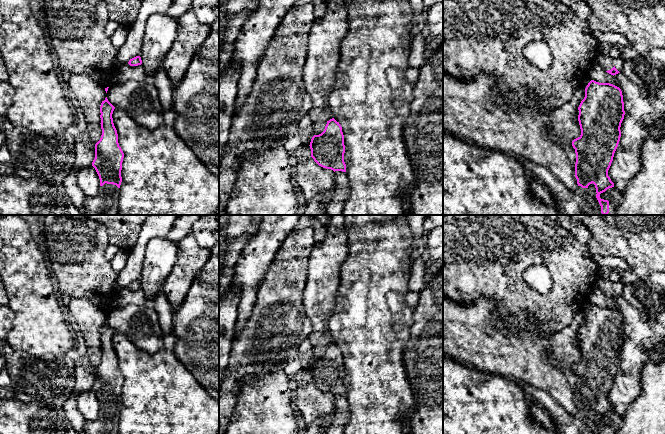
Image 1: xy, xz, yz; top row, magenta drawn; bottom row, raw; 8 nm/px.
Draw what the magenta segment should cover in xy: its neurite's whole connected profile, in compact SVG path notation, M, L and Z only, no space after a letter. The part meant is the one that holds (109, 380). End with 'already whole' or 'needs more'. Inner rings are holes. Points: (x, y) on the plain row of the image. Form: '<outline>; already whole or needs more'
M106 321L100 330L102 359L95 368L95 382L92 386L101 411L96 420L85 422L86 434L119 434L118 423L124 377L119 370L117 354L113 347L114 333Z; needs more

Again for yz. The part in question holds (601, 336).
M591 304L585 312L585 321L578 334L581 359L572 365L576 377L575 401L579 410L577 415L567 412L549 392L537 389L521 380L510 379L515 380L530 398L551 413L559 423L563 434L615 434L614 427L601 423L600 418L614 411L608 400L608 394L620 365L620 351L625 339L622 315L613 308Z; needs more

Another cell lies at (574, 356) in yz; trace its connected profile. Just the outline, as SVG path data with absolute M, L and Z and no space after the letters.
M443 295L443 356L472 365L479 371L521 380L545 390L564 410L577 415L576 377L572 365L581 359L578 331L591 304L589 302L578 310L571 324L562 331L540 335L538 326L529 323L525 312L516 316L507 315L501 331L494 326L499 321L493 299L481 298L474 304L464 305Z

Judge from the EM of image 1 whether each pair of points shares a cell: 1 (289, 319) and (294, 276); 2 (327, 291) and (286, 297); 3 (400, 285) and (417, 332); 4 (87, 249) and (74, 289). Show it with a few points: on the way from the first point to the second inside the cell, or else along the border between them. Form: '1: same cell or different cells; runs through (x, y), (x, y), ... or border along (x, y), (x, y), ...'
1: same cell; runs through (293, 308), (296, 305), (296, 287)
2: different cells; border along (308, 272), (302, 296), (302, 305)
3: different cells; border along (414, 308), (410, 337), (407, 343)
4: same cell; runs through (78, 259), (77, 279)

